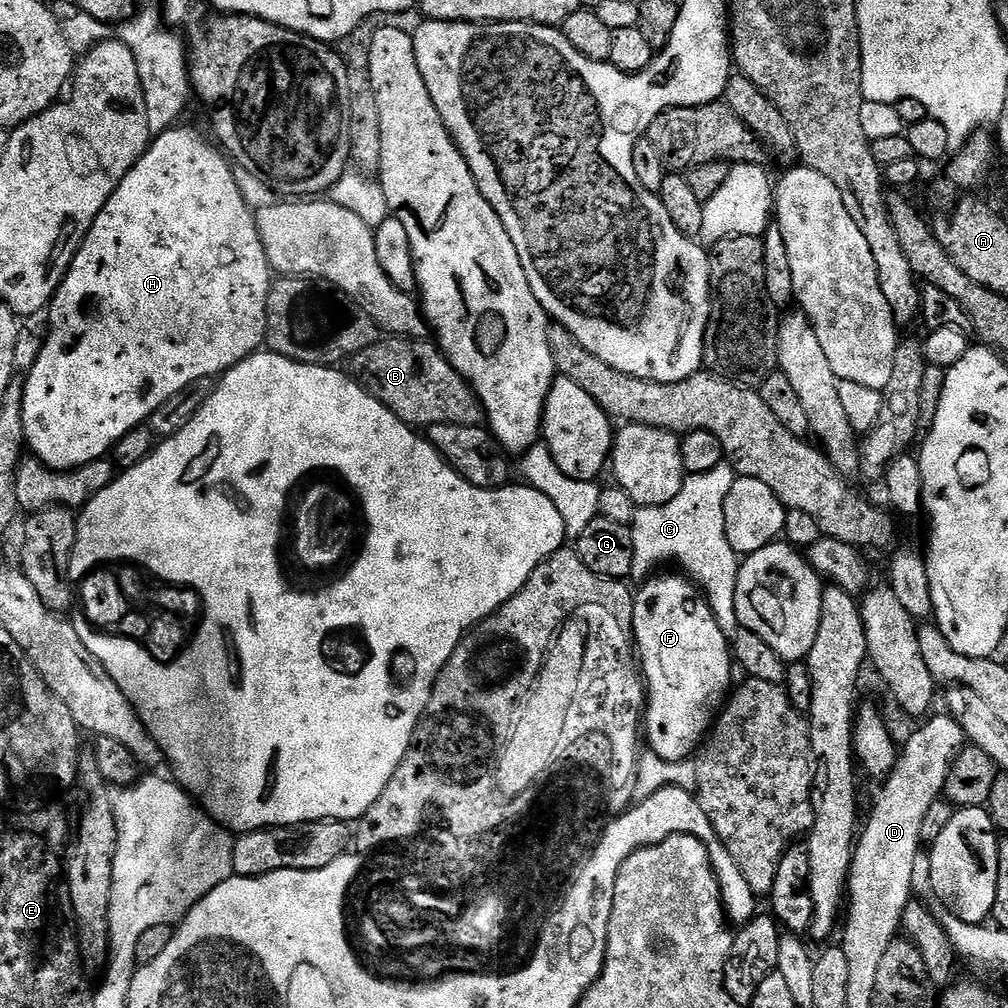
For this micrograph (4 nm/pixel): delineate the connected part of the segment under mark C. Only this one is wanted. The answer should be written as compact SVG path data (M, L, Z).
M726 462L706 474L687 475L682 490L670 502L662 506L637 507L630 525L635 552L631 577L642 582L649 579L658 566L670 561L678 564L680 570L701 588L718 628L729 640L739 628L736 604L741 561L728 543L724 504L735 479L736 473Z

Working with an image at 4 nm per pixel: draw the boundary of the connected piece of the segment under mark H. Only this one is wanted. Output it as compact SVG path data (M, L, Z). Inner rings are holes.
M172 127L155 137L140 161L129 170L126 178L122 178L118 190L114 190L106 206L102 206L94 226L89 230L84 244L72 260L68 273L64 275L63 282L52 295L52 302L46 309L48 337L44 340L44 349L37 354L28 372L28 381L24 384L22 394L21 418L24 423L24 439L30 452L32 448L31 455L42 461L47 468L68 472L72 468L81 468L95 460L105 459L116 444L126 438L126 434L130 434L130 430L151 421L154 410L158 410L162 402L170 402L178 390L186 390L186 386L194 382L229 372L238 362L261 351L265 343L268 335L266 306L268 291L274 283L274 273L268 267L266 250L258 234L253 209L248 209L244 201L244 192L232 173L233 165L229 157L211 139L204 140L202 133L182 127Z

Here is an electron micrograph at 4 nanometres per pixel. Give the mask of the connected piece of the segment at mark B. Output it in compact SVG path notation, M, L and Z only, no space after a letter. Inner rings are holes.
M403 336L381 338L374 346L352 357L350 367L356 383L361 384L374 398L378 398L378 402L385 404L409 428L427 430L439 424L477 426L485 419L484 407L480 405L474 389L468 385L468 381L464 379L461 372L454 370L452 363L444 357L444 353L431 339Z

